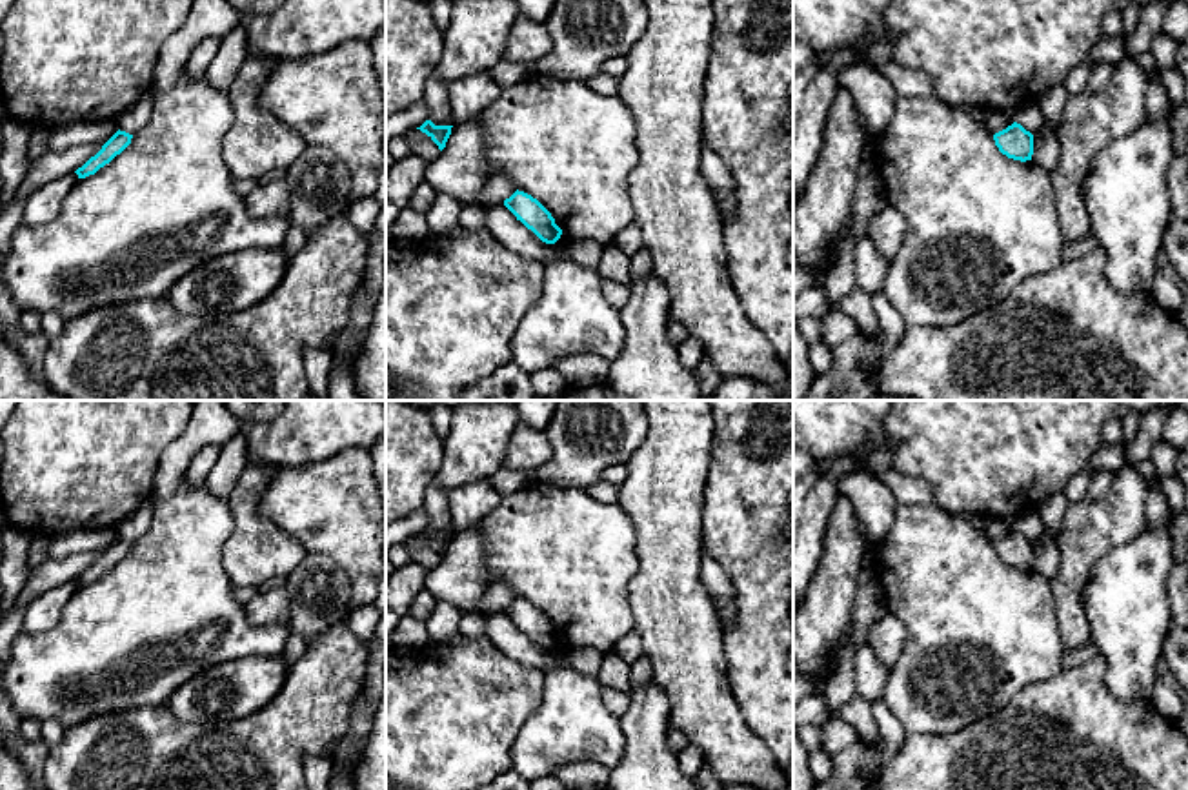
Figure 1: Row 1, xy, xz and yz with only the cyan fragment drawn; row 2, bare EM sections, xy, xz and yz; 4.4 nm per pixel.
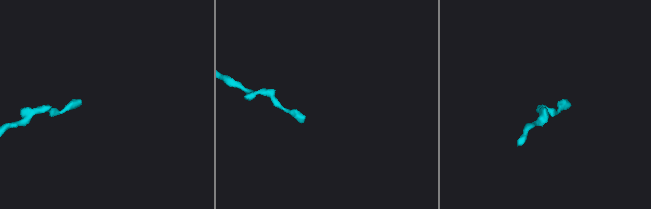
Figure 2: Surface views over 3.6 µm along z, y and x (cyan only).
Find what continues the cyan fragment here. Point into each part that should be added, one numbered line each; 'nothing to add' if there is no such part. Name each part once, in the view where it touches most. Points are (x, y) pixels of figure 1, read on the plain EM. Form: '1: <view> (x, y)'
nothing to add

